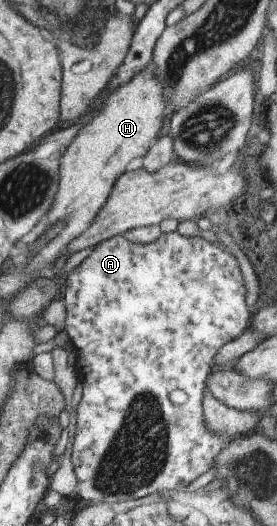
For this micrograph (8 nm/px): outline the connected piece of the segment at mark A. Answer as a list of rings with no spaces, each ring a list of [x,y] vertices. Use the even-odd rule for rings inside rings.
[[[176,231],[161,234],[151,244],[131,244],[123,236],[116,235],[97,244],[79,266],[69,272],[64,279],[62,302],[65,306],[65,318],[62,330],[67,332],[72,349],[77,354],[75,371],[83,388],[75,412],[75,431],[70,454],[71,466],[77,480],[75,493],[85,502],[114,504],[143,498],[151,492],[185,489],[197,476],[212,466],[215,456],[227,443],[223,436],[213,434],[205,428],[202,398],[206,380],[213,370],[213,356],[221,346],[225,346],[248,328],[252,315],[245,306],[245,288],[237,260],[229,252],[221,250],[219,246],[203,238],[185,238],[179,236]]]

